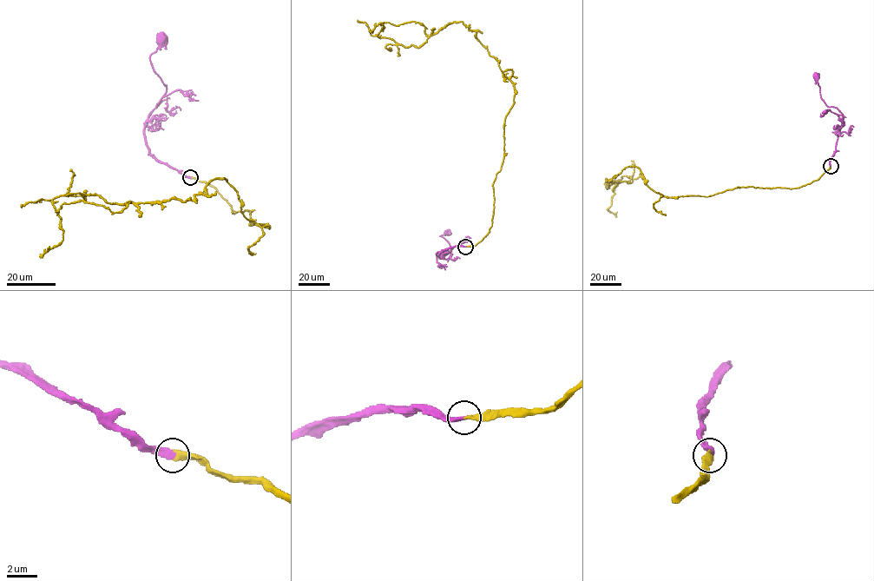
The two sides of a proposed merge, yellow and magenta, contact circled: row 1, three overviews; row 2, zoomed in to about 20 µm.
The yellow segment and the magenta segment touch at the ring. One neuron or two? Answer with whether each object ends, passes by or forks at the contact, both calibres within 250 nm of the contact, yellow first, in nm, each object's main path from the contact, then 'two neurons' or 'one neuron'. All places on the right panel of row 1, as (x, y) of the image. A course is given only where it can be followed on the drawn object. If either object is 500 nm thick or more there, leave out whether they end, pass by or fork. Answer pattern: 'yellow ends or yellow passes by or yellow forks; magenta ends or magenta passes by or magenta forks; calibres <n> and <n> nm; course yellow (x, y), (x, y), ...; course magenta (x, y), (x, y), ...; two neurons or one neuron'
yellow ends; magenta ends; calibres 360 and 400 nm; course yellow (830, 166), (798, 188), (678, 197), (626, 167), (606, 181), (631, 177), (614, 188), (607, 208), (616, 216); course magenta (830, 166), (843, 115), (836, 108), (828, 107), (821, 96), (817, 77); one neuron

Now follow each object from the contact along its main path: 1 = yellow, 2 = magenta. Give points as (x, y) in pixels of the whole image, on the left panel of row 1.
1: (190, 178), (266, 227), (243, 214), (224, 178), (184, 201), (75, 194), (52, 201), (62, 240), (40, 257)
2: (190, 177), (159, 161), (149, 152), (144, 135), (147, 115), (165, 94), (166, 85), (150, 60), (162, 40)

